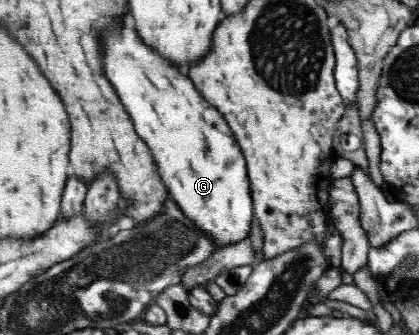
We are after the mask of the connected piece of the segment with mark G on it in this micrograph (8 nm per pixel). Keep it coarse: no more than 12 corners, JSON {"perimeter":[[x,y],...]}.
{"perimeter":[[123,19],[106,74],[170,197],[221,246],[254,196],[231,125]]}

